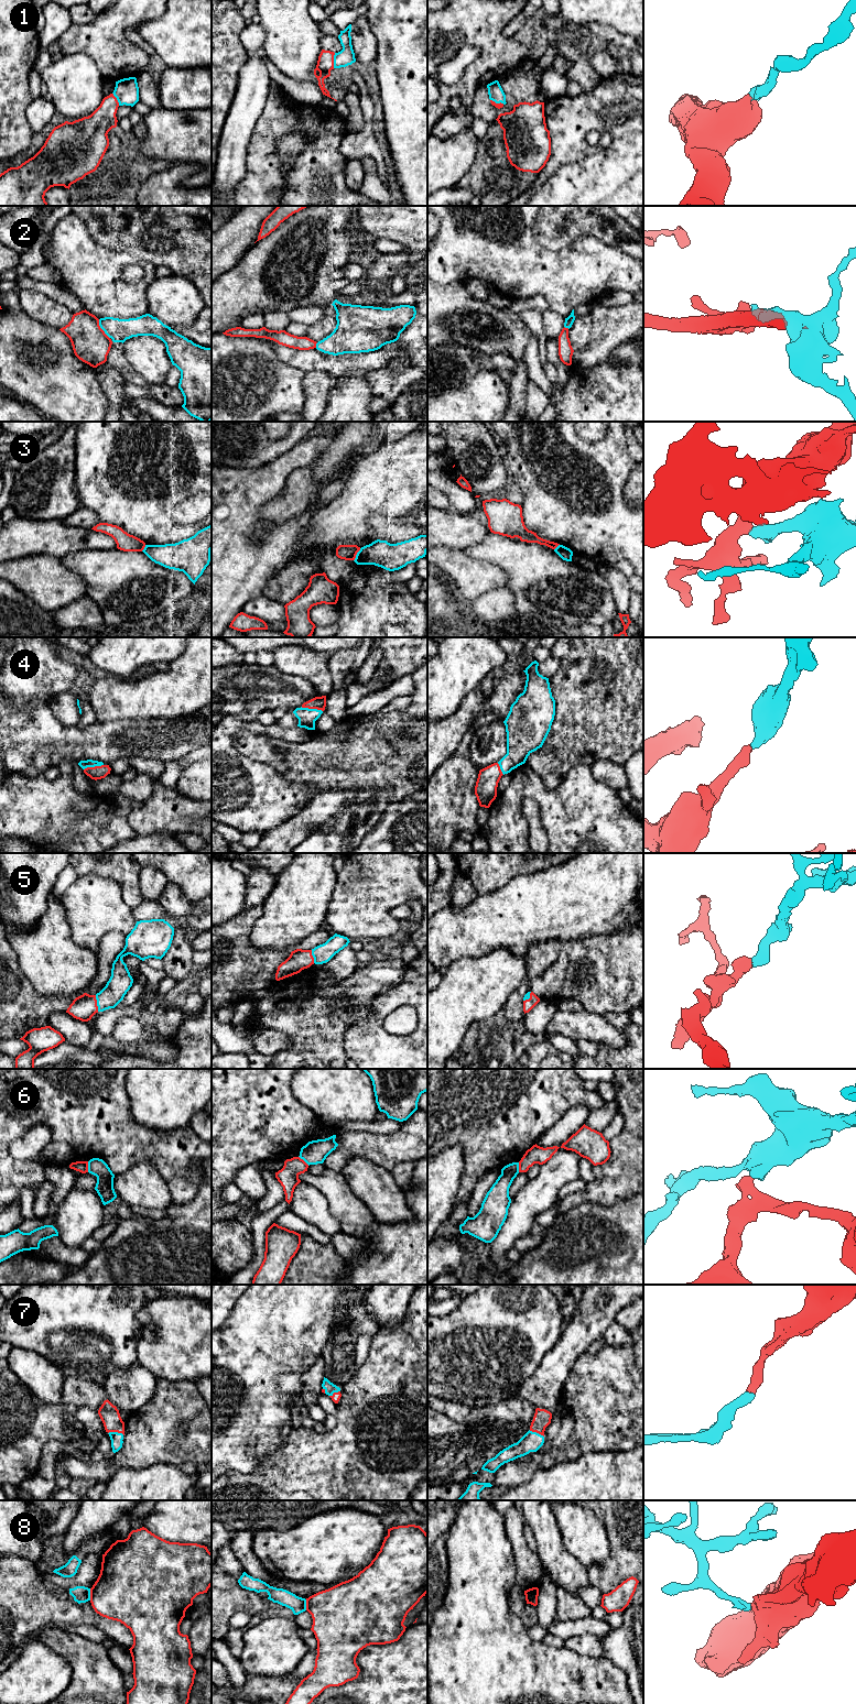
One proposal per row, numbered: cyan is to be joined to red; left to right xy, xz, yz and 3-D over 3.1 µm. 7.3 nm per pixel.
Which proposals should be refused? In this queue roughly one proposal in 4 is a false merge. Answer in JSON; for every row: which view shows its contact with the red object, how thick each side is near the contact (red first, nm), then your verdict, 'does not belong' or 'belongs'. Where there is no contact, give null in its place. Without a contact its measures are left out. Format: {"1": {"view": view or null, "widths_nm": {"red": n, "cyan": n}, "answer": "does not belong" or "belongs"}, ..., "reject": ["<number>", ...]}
{"1": {"view": "xz", "widths_nm": {"red": 120, "cyan": 120}, "answer": "belongs"}, "2": {"view": "xy", "widths_nm": {"red": 260, "cyan": 170}, "answer": "does not belong"}, "3": {"view": "xz", "widths_nm": {"red": 110, "cyan": 190}, "answer": "does not belong"}, "4": {"view": "xz", "widths_nm": {"red": 100, "cyan": 130}, "answer": "belongs"}, "5": {"view": "xy", "widths_nm": {"red": 180, "cyan": 160}, "answer": "belongs"}, "6": {"view": "xy", "widths_nm": {"red": 80, "cyan": 130}, "answer": "does not belong"}, "7": {"view": "xy", "widths_nm": {"red": 140, "cyan": 90}, "answer": "belongs"}, "8": {"view": "xy", "widths_nm": {"red": 440, "cyan": 120}, "answer": "does not belong"}, "reject": ["2", "3", "6", "8"]}

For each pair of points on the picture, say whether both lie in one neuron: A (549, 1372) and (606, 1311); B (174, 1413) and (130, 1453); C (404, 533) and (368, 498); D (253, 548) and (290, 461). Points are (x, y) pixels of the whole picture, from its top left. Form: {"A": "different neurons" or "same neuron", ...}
{"A": "same neuron", "B": "same neuron", "C": "different neurons", "D": "same neuron"}

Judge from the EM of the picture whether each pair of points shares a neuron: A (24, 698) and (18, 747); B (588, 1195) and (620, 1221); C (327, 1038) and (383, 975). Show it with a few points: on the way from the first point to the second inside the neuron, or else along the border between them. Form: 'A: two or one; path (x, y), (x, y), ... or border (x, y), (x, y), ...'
A: two; border (49, 702), (36, 701), (28, 708), (11, 707)
B: two; border (624, 1200), (610, 1205), (582, 1202), (573, 1208)
C: one; path (328, 1020), (366, 985)

